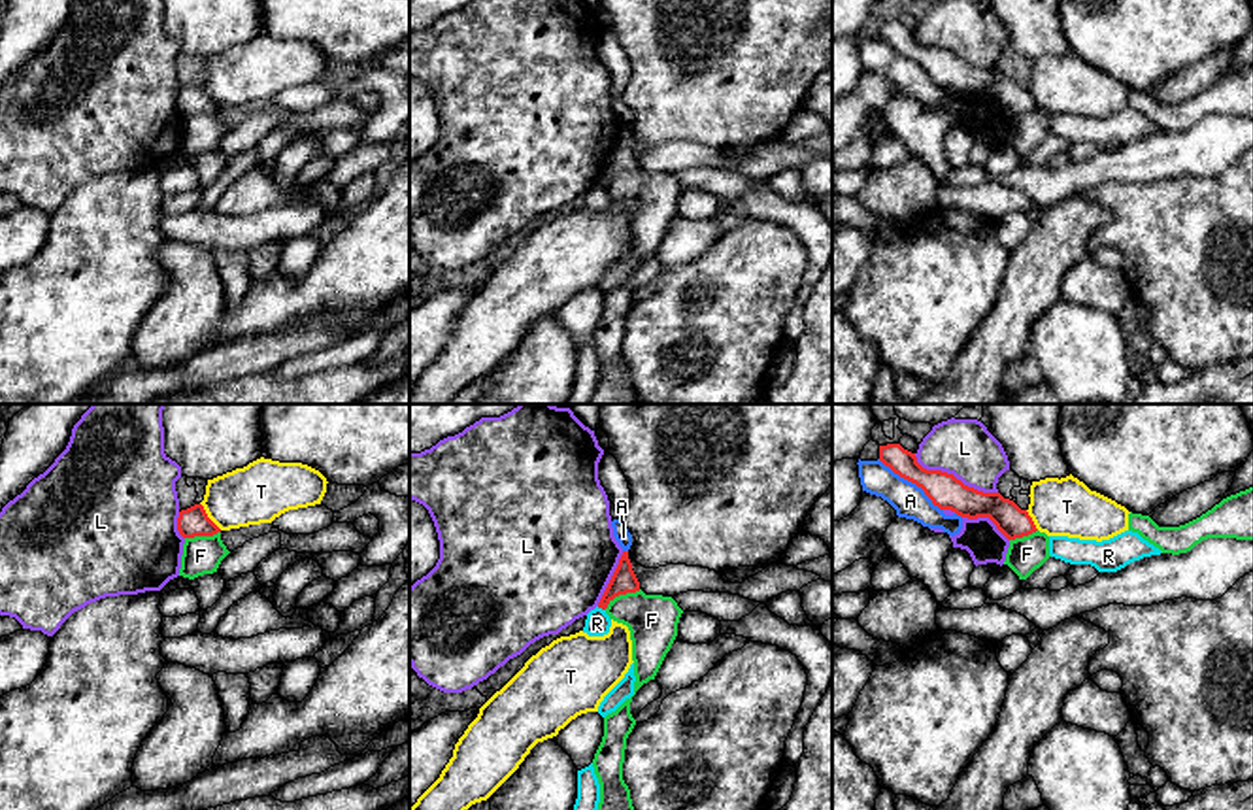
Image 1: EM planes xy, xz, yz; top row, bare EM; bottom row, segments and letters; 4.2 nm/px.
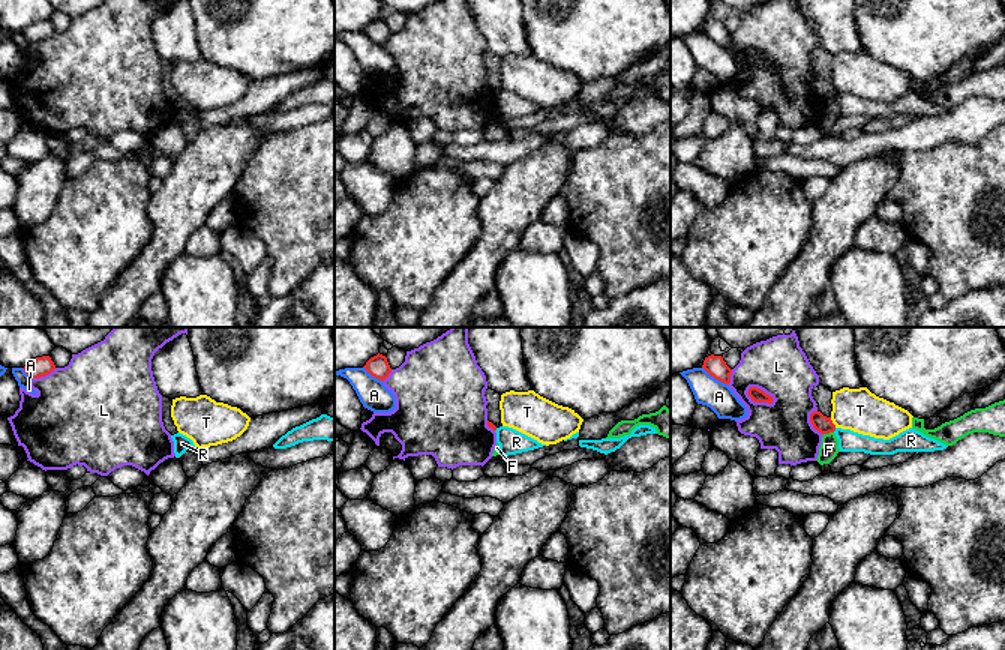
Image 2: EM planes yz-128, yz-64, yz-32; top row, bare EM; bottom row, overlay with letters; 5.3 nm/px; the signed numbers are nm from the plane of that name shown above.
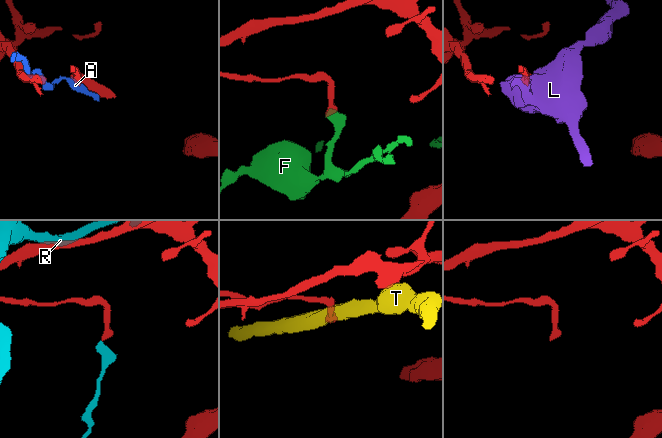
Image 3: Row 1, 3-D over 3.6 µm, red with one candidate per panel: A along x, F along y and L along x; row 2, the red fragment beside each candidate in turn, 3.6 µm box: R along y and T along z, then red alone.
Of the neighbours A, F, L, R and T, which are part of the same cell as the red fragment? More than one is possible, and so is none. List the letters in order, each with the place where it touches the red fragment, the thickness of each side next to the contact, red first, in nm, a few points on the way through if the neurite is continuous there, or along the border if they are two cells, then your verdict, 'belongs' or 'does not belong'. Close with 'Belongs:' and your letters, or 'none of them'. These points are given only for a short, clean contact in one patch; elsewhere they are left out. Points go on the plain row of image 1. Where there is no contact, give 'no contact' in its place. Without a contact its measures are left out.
A: meets red in yz at (912, 59); 150 nm thick on the red side, 140 nm on the other; does not belong
F: meets red in xz at (621, 170); 110 nm thick on the red side, 220 nm on the other; border along xz (640, 167), (619, 170), (604, 185); does not belong
L: meets red in yz at (952, 51); 150 nm thick on the red side, 240 nm on the other; does not belong
R: meets red in xz at (601, 184); 110 nm thick on the red side, 110 nm on the other; does not belong
T: meets red in xy at (206, 93); 130 nm thick on the red side, 260 nm on the other; does not belong
Belongs: none of them

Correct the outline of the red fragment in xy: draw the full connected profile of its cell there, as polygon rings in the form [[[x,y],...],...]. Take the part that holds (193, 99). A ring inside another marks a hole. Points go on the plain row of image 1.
[[[202,81],[179,89],[177,108],[183,115],[213,113],[221,106],[208,94]]]

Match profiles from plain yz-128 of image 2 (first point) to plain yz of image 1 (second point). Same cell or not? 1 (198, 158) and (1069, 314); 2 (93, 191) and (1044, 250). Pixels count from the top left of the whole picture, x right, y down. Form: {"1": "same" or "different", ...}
{"1": "different", "2": "different"}

